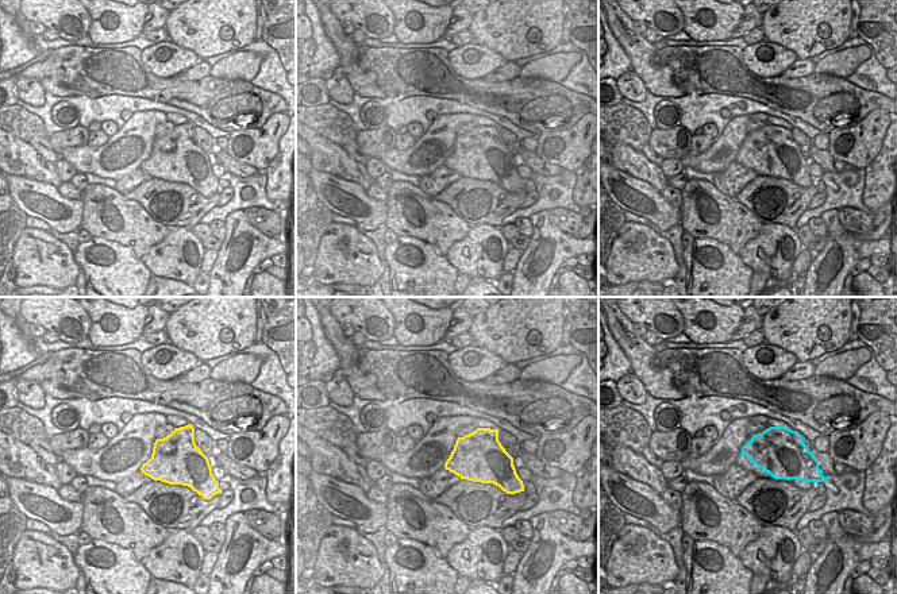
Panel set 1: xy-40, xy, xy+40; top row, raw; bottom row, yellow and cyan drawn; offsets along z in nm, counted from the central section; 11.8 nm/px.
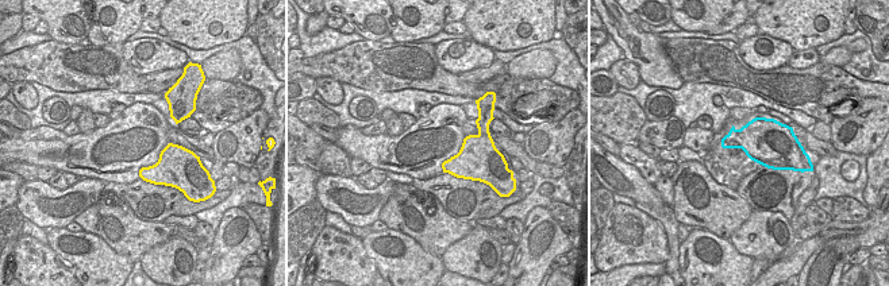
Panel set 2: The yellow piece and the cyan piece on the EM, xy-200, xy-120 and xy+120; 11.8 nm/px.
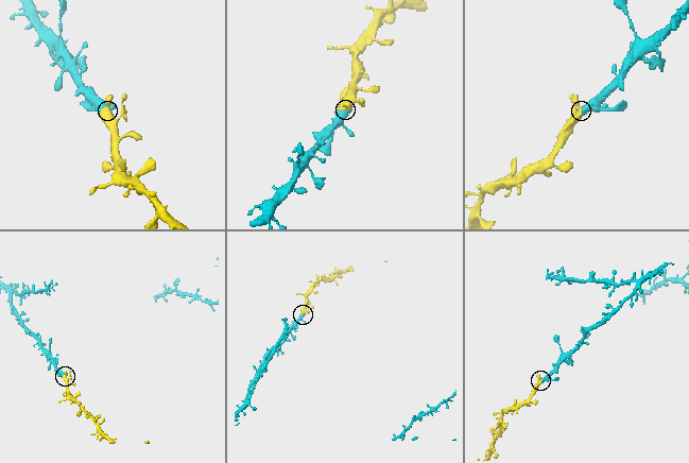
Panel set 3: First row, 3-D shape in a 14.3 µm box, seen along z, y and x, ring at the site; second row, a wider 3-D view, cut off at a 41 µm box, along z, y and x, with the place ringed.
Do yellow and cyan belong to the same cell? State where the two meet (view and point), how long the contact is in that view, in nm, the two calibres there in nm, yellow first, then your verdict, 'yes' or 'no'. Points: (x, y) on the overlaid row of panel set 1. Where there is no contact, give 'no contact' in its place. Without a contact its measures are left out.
no contact; yes

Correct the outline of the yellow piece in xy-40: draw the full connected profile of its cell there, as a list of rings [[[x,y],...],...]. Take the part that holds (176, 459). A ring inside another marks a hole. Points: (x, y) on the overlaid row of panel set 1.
[[[190,424],[157,439],[151,458],[142,464],[140,471],[154,481],[188,486],[204,500],[220,493],[208,458],[195,443],[195,428]]]

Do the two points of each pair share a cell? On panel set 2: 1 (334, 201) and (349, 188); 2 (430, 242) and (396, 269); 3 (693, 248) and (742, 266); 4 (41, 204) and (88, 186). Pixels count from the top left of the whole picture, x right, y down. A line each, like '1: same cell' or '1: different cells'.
1: same cell
2: different cells
3: same cell
4: same cell

